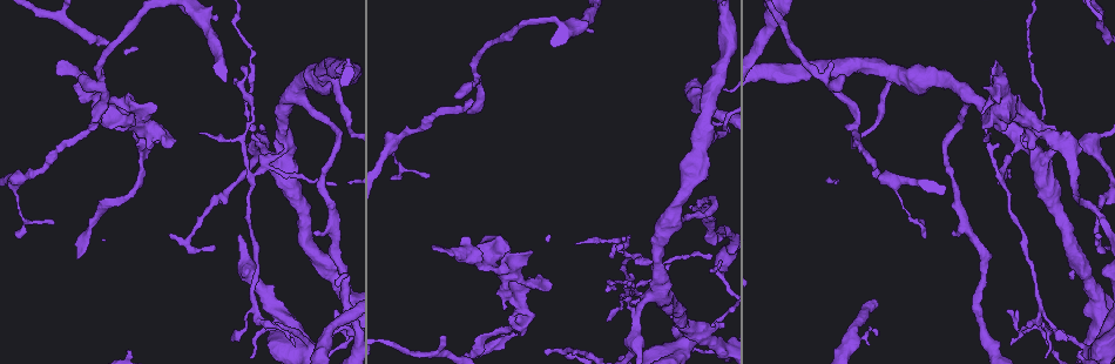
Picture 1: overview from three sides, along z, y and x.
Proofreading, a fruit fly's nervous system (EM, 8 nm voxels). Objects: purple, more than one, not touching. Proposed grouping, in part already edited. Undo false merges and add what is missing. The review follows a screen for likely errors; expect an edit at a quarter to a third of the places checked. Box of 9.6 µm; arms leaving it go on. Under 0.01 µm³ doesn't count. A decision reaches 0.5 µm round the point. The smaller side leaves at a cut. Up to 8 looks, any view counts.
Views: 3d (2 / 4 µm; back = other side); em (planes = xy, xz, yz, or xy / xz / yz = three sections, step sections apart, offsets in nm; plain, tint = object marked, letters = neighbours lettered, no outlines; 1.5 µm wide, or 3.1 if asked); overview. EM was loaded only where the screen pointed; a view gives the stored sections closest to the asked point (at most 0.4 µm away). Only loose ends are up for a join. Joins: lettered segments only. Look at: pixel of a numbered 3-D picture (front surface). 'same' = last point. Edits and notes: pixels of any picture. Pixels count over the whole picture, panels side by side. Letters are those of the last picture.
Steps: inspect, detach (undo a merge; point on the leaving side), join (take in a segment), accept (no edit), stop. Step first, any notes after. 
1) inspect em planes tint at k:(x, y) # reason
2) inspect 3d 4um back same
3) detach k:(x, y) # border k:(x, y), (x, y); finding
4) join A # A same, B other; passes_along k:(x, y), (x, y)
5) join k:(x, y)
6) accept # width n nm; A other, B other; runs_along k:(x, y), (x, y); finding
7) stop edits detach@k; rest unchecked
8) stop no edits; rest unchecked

inspect 3d 2um at 1:(632, 294)

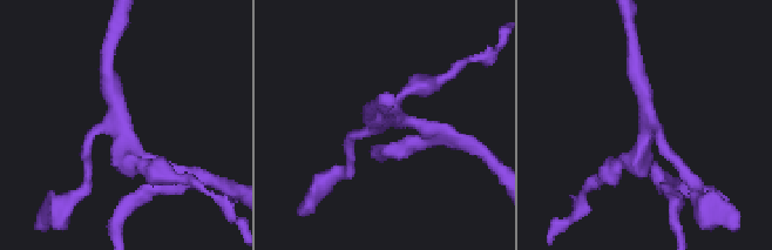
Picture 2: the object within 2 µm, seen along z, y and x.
inspect em xz step 4 letters at 2:(127, 141)

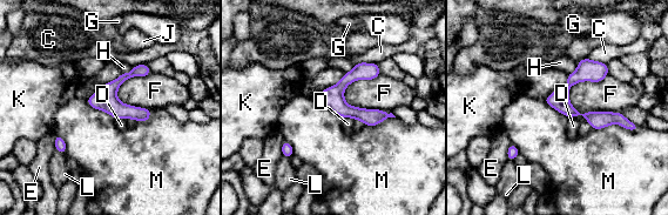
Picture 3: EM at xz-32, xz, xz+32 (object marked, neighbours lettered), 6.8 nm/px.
accept # C other, D other, E other, F other, G other, H other, J other, K other, L other, M other; border 3:(126, 118), (115, 120); all the same cell

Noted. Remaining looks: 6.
inspect em planes tint at 1:(266, 160)

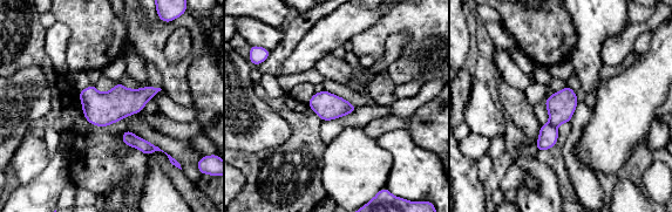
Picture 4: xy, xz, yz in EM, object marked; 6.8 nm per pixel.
inspect em planes letters same # what lies round it

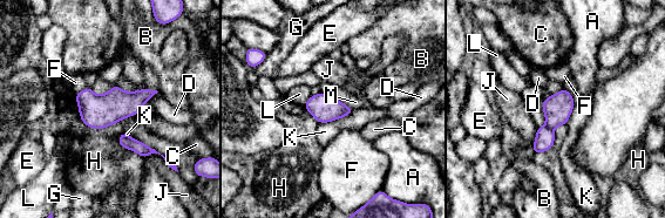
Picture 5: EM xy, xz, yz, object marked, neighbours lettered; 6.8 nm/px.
detach 5:(544, 140) # width 180 nm; A other, B other, C other, D other, E other, F other, G other, H other, J other, K other, L other, M other; border 5:(545, 124), (552, 130); two cells meet here

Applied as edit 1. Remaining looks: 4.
inspect overview # see it whole again

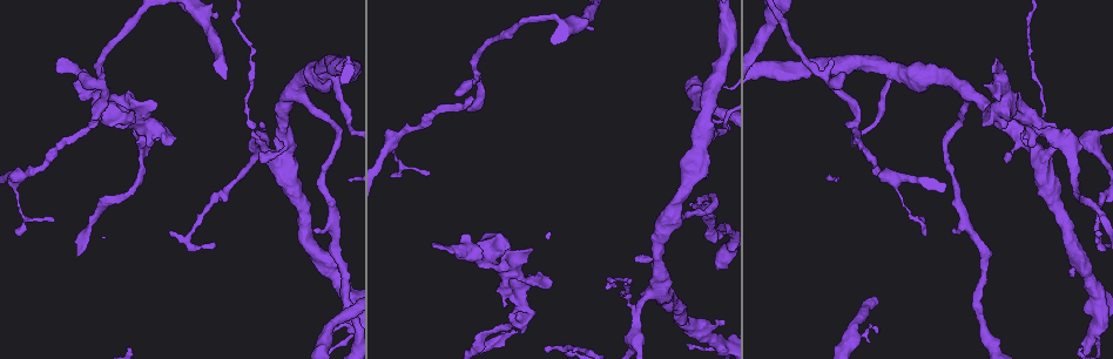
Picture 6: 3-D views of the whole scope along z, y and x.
inspect 3d 2um at 6:(173, 138) # branch stops here

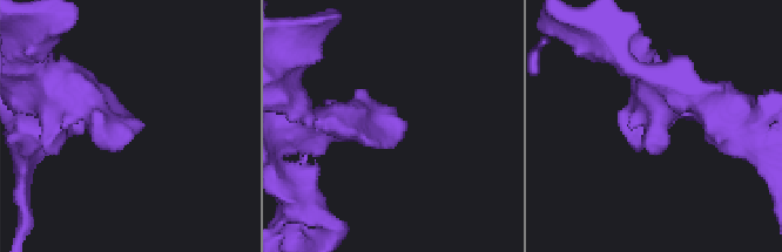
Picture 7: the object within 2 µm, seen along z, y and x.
inspect em planes letters at 7:(407, 123) # need the tissue

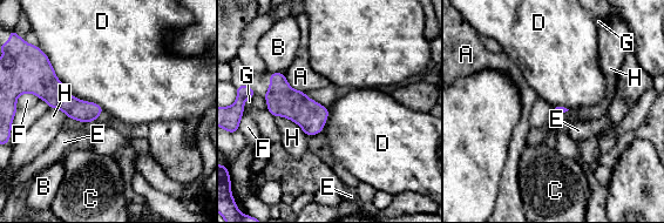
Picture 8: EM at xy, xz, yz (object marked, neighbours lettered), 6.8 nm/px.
accept # A other, B other, C other, D other, E other, F other, G other, H other; border 8:(46, 54), (67, 90), (104, 110); no lettered segment goes on from it

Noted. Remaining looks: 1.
stop edits detach@5; rest unchecked

